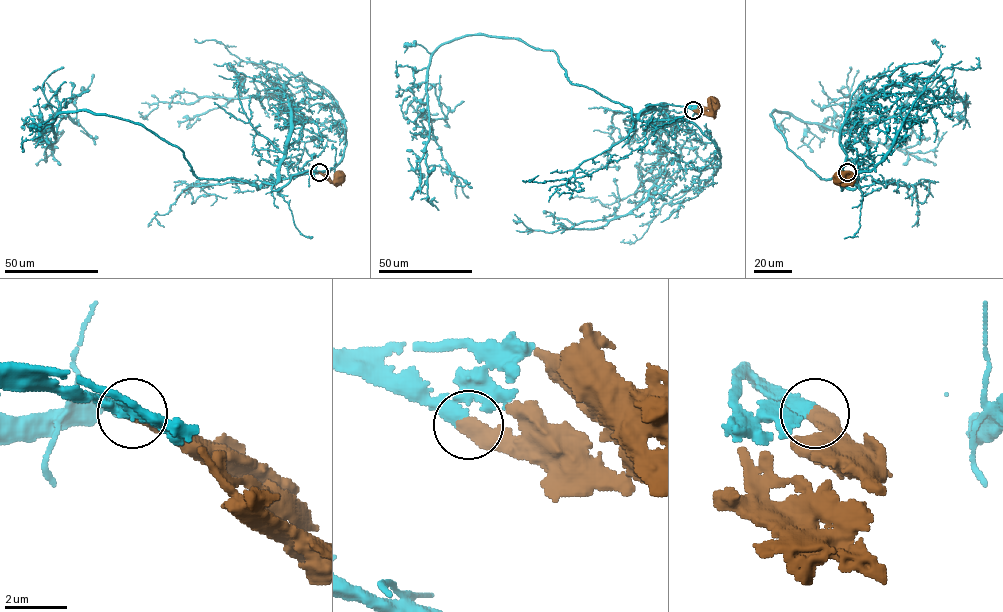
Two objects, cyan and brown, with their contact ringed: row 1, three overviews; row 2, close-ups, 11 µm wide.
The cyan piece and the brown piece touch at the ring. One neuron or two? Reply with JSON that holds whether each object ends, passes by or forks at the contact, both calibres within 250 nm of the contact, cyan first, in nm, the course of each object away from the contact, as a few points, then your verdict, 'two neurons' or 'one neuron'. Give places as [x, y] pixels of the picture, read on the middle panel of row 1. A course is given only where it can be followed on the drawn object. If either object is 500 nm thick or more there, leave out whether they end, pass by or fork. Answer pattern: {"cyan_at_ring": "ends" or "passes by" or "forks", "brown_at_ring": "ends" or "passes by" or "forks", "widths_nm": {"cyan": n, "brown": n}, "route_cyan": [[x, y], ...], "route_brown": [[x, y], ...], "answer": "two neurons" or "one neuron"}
{"widths_nm": {"cyan": 300, "brown": 550}, "route_cyan": [[693, 110], [649, 105], [636, 120], [572, 84], [552, 50], [444, 42], [429, 126], [468, 197]], "route_brown": [[693, 110], [703, 113], [712, 101]], "answer": "one neuron"}

